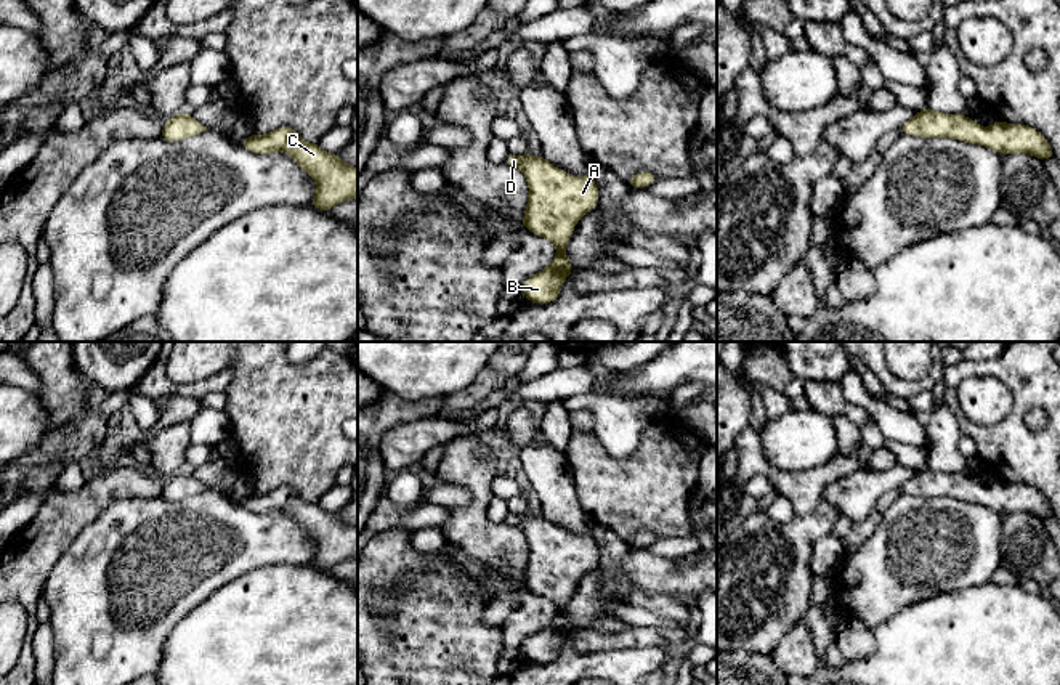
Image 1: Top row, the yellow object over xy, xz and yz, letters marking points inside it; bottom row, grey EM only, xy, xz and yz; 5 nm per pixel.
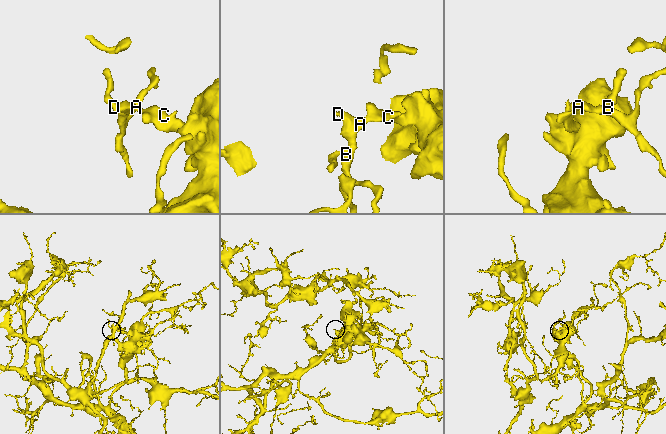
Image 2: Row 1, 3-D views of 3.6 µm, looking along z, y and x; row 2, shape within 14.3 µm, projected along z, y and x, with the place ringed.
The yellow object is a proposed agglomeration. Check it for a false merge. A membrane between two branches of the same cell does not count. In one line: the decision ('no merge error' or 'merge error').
no merge error

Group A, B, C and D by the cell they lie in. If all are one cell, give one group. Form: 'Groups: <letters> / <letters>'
Groups: A B C D

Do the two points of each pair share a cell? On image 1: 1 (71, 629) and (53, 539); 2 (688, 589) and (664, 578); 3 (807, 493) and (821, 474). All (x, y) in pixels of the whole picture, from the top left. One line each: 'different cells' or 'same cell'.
1: different cells
2: same cell
3: same cell

